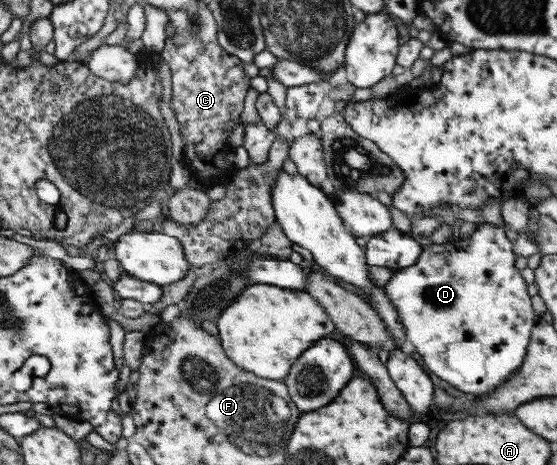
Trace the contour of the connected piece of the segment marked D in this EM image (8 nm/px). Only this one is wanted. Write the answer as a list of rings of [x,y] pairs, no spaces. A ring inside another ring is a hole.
[[[482,223],[475,227],[475,231],[469,237],[457,241],[452,240],[446,244],[432,243],[428,245],[423,249],[421,257],[414,266],[409,266],[405,269],[396,269],[388,284],[385,284],[385,291],[406,327],[407,340],[415,347],[415,352],[420,355],[426,367],[434,375],[454,386],[458,391],[472,394],[475,398],[480,398],[480,396],[484,398],[488,394],[494,394],[494,390],[498,390],[498,385],[501,385],[506,378],[512,376],[512,374],[516,374],[520,370],[520,367],[524,364],[526,352],[528,352],[529,338],[532,336],[532,330],[536,327],[536,322],[540,318],[530,308],[530,298],[526,294],[526,283],[522,280],[520,271],[516,270],[512,264],[514,264],[512,246],[506,240],[502,228],[496,228],[496,225],[491,223]]]

